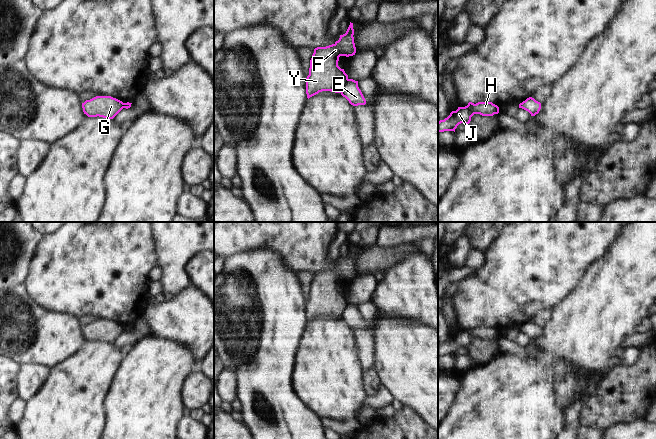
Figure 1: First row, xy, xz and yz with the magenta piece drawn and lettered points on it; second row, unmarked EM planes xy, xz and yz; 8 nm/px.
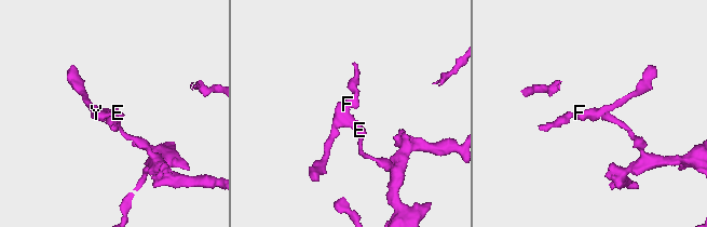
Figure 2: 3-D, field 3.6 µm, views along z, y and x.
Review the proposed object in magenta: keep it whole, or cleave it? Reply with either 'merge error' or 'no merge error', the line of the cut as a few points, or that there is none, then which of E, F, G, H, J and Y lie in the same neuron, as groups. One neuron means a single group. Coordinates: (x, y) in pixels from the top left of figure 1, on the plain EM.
merge error | xz (348, 303), (340, 316) | E / F G H J Y

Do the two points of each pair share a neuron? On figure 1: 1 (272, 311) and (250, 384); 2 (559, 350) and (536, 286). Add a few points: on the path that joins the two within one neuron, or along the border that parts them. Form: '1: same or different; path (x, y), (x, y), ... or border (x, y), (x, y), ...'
1: same; path (265, 329), (263, 334), (263, 366)
2: different; border (567, 294), (550, 310)

